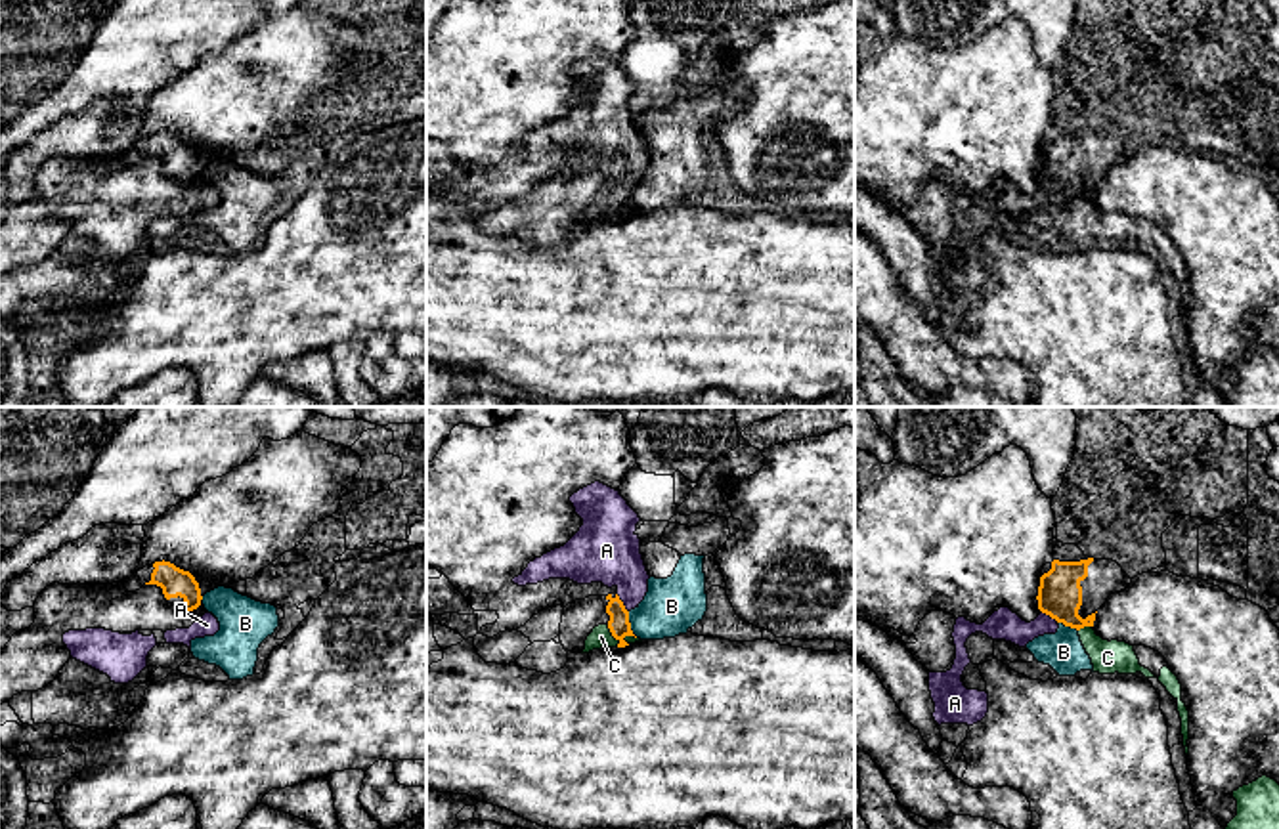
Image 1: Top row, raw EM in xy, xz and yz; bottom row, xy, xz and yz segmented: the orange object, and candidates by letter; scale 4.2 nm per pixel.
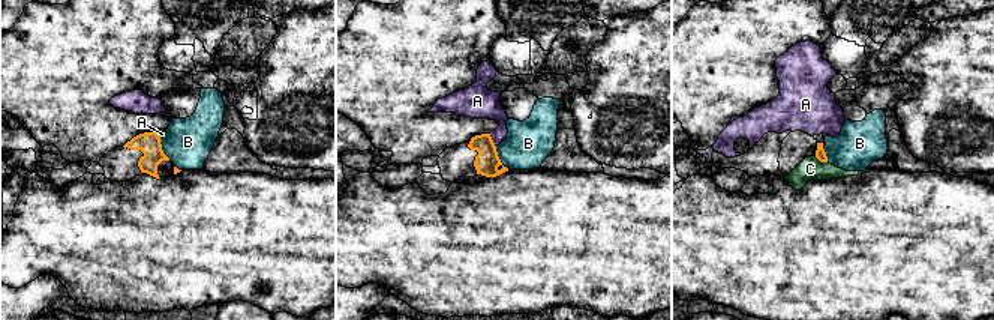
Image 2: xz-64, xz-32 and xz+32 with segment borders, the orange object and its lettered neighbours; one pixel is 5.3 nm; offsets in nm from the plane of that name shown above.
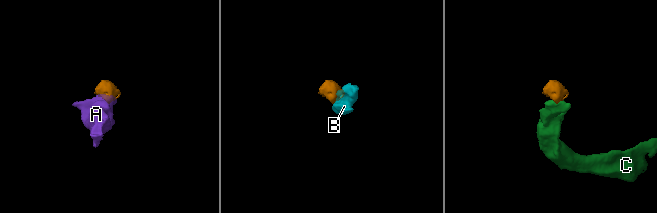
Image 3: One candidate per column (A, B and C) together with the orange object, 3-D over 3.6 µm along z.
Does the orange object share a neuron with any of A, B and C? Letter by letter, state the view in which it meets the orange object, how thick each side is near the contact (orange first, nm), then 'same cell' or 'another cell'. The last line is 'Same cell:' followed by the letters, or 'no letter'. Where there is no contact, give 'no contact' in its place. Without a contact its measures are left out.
A: meets orange in xz; 90 nm thick on the orange side, 280 nm on the other; same cell
B: meets orange in xz; 90 nm thick on the orange side, 240 nm on the other; another cell
C: meets orange in xz; 90 nm thick on the orange side, 90 nm on the other; another cell
Same cell: A

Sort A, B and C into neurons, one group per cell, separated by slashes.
A / B C

